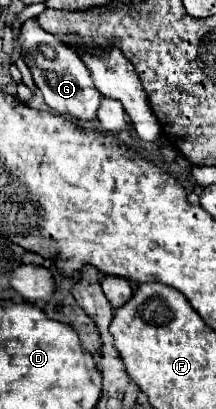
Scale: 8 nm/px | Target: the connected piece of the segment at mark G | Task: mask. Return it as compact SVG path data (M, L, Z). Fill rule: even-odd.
M36 20L24 22L18 34L18 42L22 48L22 60L30 68L32 80L36 88L42 92L44 102L52 110L60 114L68 114L76 120L94 120L102 94L94 88L94 82L90 80L90 72L82 64L78 54L70 46L62 44L56 36L42 30L42 26Z

